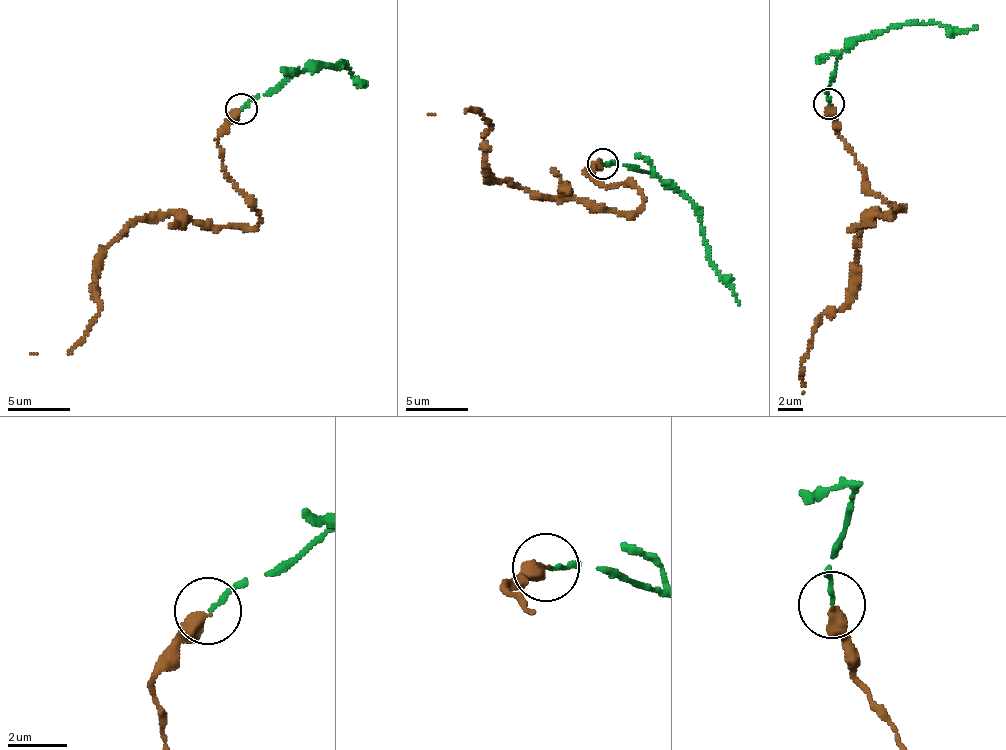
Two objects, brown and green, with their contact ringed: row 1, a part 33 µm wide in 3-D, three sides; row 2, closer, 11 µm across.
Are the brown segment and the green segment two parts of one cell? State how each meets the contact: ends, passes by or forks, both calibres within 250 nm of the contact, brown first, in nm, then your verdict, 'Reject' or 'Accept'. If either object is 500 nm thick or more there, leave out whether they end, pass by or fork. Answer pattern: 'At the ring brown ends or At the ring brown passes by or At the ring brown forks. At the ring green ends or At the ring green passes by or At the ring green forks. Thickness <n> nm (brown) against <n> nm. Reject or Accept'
At the ring brown ends. At the ring green ends. Thickness 480 nm (brown) against 140 nm. Accept

